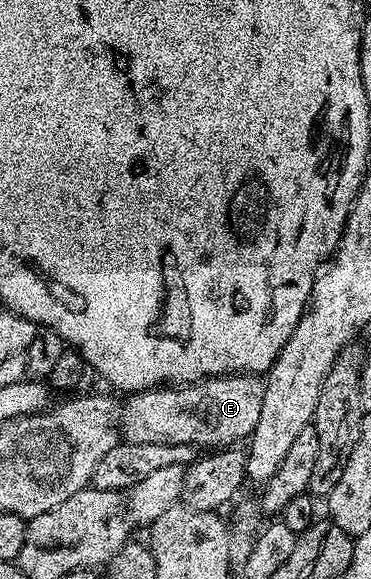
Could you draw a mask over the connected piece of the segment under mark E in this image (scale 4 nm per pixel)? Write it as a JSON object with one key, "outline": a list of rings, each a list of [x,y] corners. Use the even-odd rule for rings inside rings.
{"outline":[[[218,374],[216,378],[201,378],[198,382],[154,386],[152,390],[138,390],[124,395],[125,407],[119,410],[119,430],[124,441],[131,444],[187,444],[194,448],[229,448],[248,439],[259,412],[263,412],[264,381],[251,374]]]}

